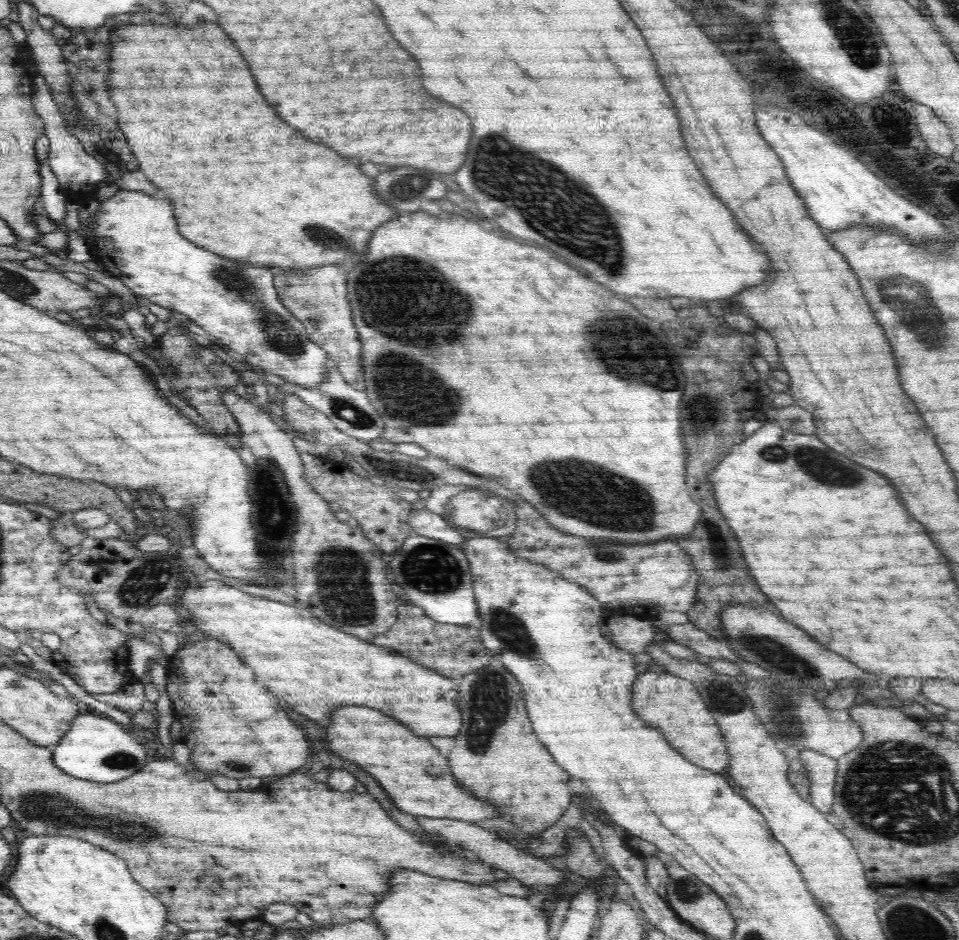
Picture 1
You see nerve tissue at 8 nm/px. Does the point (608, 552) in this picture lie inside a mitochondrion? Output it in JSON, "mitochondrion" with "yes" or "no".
{"mitochondrion":"yes"}

